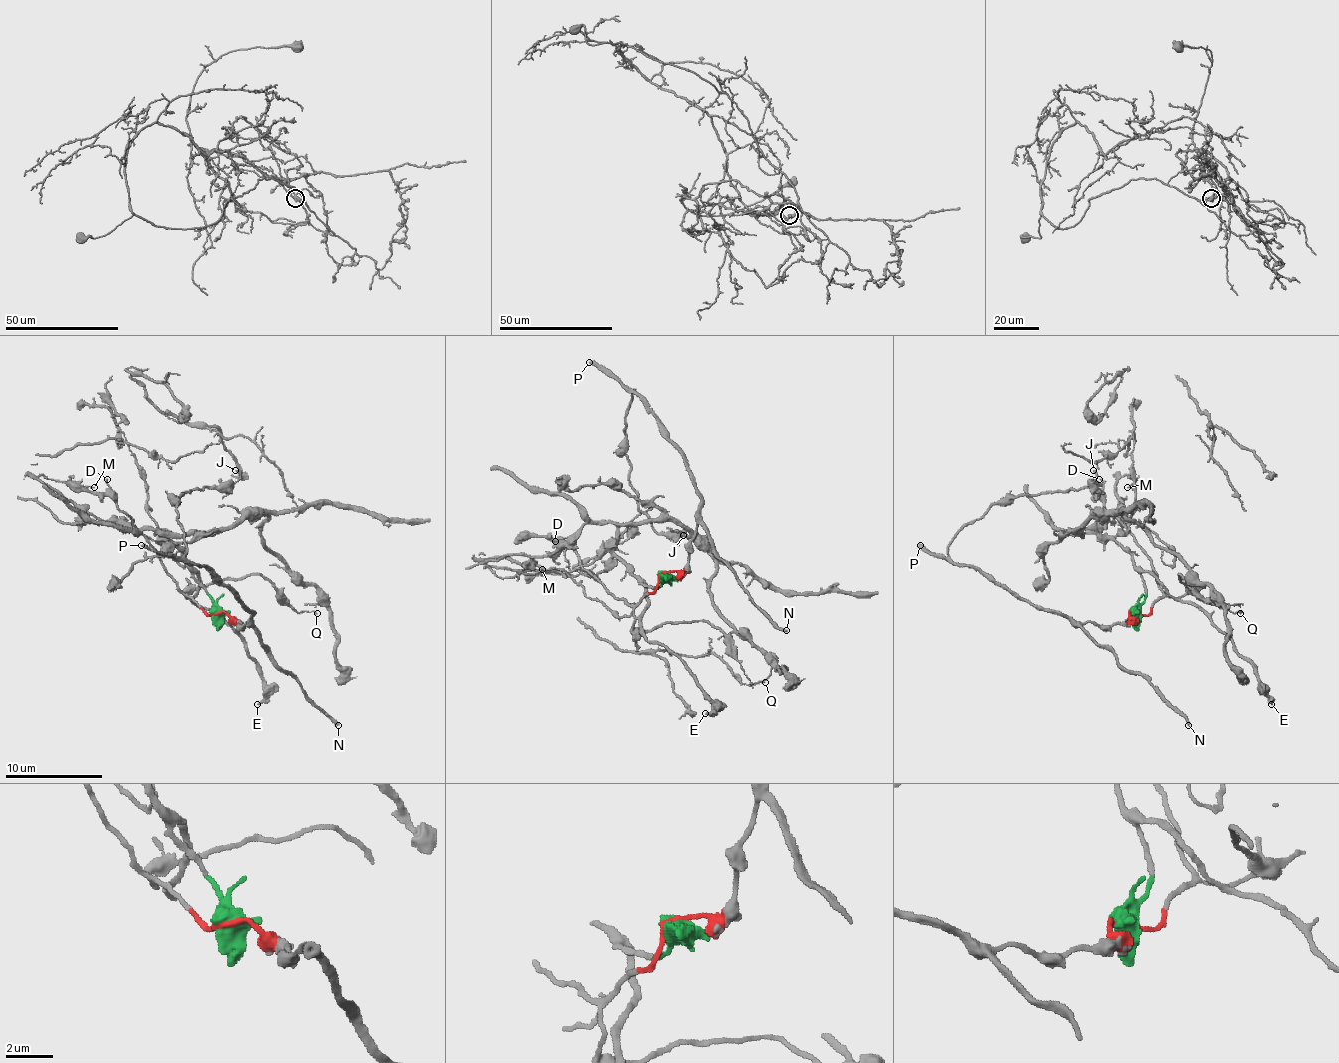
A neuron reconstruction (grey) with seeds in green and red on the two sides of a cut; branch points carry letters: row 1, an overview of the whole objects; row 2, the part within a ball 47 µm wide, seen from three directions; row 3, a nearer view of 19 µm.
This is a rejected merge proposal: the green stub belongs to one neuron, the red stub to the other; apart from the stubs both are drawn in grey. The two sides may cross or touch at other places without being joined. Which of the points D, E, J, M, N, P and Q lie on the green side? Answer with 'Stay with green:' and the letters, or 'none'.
Stay with green: E, M

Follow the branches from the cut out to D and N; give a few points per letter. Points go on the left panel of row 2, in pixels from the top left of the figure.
D: (213, 614), (206, 614), (181, 589), (157, 551), (118, 507), (116, 493), (106, 483), (106, 478)
N: (213, 614), (227, 614), (242, 626), (247, 621), (264, 650), (339, 725)

